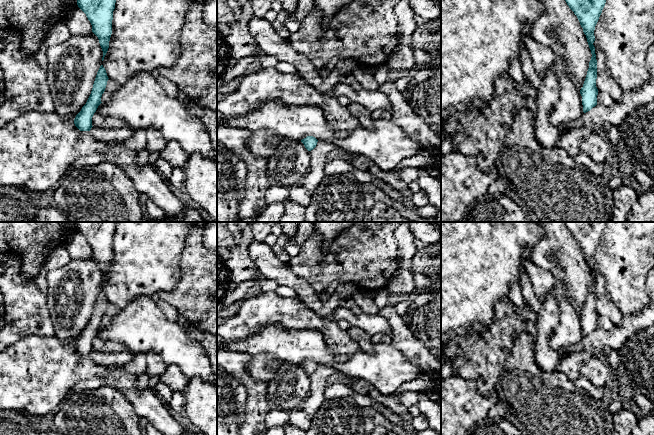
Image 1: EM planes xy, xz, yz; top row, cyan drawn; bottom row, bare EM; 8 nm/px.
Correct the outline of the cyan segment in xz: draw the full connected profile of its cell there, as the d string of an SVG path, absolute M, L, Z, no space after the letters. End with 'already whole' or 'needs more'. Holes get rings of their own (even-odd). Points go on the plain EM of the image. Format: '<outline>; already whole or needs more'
M307 360L306 362L302 363L301 366L308 375L311 375L316 371L318 364L313 360Z; already whole

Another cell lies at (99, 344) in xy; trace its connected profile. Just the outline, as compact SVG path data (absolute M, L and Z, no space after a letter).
M97 335L92 341L92 350L102 353L130 352L125 344L118 341L103 339Z

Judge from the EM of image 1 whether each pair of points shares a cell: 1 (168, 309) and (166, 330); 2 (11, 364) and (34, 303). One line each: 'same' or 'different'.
1: different
2: different

